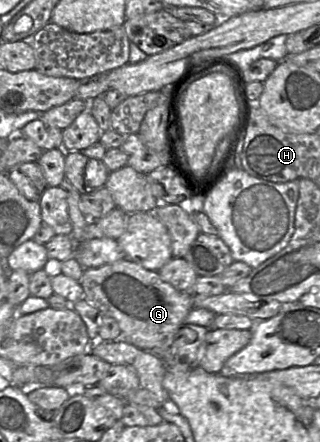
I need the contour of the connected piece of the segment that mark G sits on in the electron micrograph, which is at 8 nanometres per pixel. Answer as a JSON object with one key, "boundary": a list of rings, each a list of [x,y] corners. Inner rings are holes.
{"boundary":[[[125,257],[100,267],[84,269],[79,282],[83,298],[102,315],[118,322],[120,335],[113,341],[124,341],[144,351],[168,342],[193,309],[194,294],[191,291],[176,289],[162,280],[157,271],[148,270]]]}

